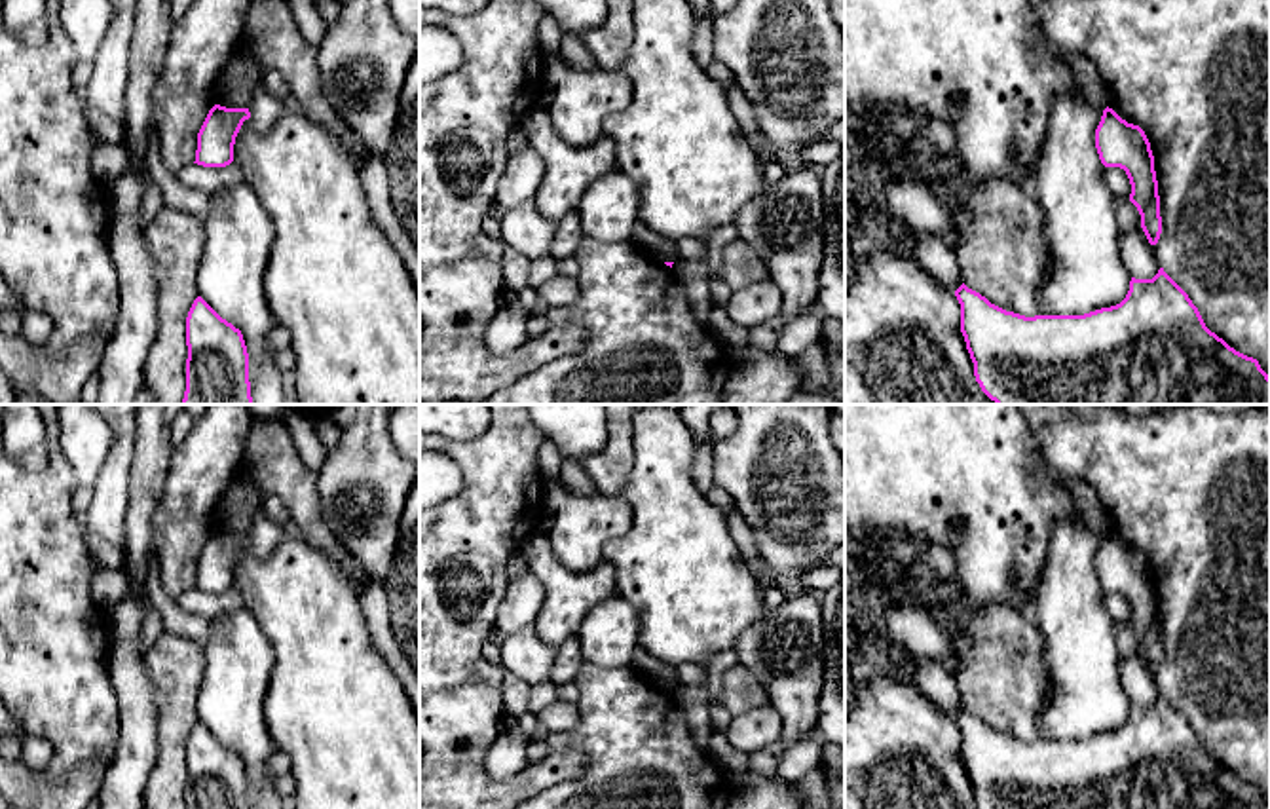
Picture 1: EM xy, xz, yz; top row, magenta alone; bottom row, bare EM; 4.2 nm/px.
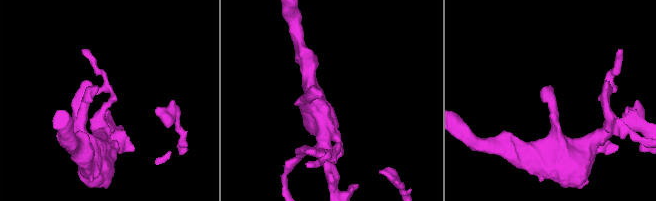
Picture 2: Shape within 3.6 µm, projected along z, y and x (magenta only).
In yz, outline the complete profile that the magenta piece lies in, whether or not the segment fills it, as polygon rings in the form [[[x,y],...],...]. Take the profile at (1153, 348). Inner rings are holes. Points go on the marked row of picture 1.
[[[1164,268],[1152,279],[1131,277],[1120,304],[1084,315],[1025,317],[991,304],[964,283],[955,296],[976,382],[997,404],[1270,404],[1270,376],[1259,361],[1211,332]]]

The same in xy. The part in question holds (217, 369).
[[[201,296],[186,317],[186,346],[182,404],[254,404],[243,334]]]

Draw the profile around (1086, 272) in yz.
[[[1082,85],[1050,103],[1048,135],[1033,173],[1050,249],[1050,273],[1040,289],[1042,315],[1084,315],[1120,304],[1130,291],[1131,275],[1122,260],[1114,194],[1105,184],[1107,167],[1095,148],[1103,110],[1086,97]]]

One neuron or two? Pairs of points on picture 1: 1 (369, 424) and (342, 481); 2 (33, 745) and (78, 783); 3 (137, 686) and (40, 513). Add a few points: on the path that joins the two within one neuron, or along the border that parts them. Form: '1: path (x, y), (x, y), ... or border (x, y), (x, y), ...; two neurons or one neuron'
1: path (367, 437), (365, 458), (355, 468); one neuron
2: border (19, 762), (42, 771); two neurons
3: border (105, 639), (112, 682); two neurons

